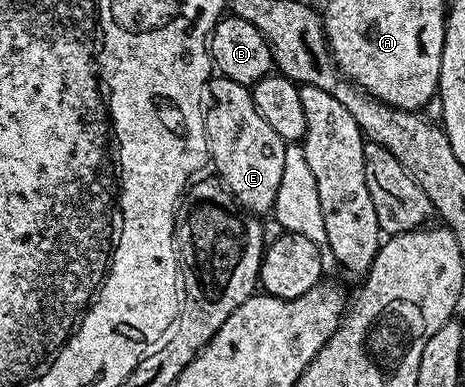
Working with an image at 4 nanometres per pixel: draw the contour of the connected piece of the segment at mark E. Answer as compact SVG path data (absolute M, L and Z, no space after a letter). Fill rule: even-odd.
M215 77L209 83L209 106L205 111L207 124L207 154L210 166L215 166L214 174L218 182L227 188L227 192L239 202L244 211L251 212L256 217L270 212L277 201L277 189L281 189L281 173L285 173L285 149L288 144L283 142L273 128L257 113L253 105L250 86L238 83L232 79Z

